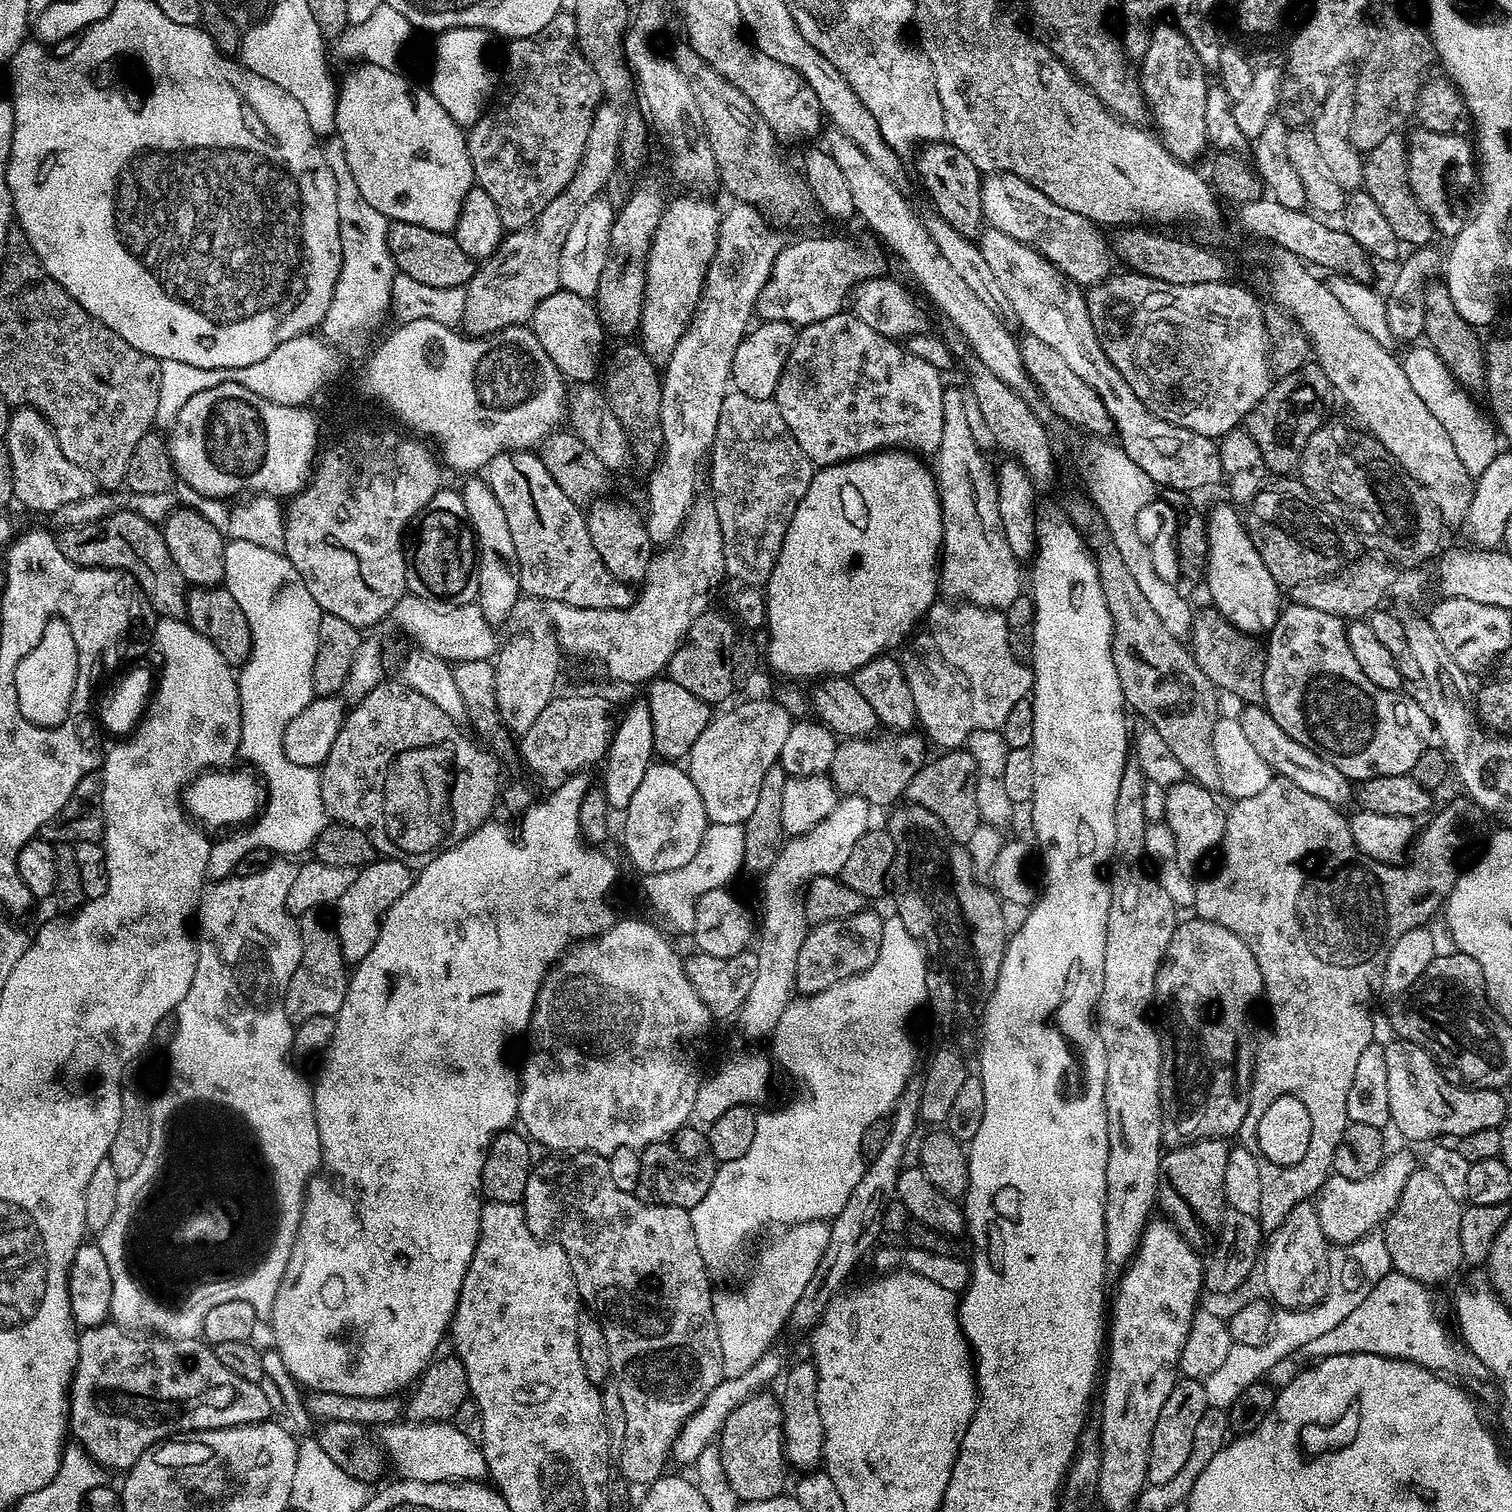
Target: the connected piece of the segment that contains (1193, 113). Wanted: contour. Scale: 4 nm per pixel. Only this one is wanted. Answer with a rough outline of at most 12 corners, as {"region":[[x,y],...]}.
{"region":[[1175,23],[1148,32],[1138,79],[1161,142],[1209,147],[1210,80]]}

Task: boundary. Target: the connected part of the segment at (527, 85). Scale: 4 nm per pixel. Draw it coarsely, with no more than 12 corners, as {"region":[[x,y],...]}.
{"region":[[576,18],[509,39],[467,129],[506,230],[574,178],[600,80]]}

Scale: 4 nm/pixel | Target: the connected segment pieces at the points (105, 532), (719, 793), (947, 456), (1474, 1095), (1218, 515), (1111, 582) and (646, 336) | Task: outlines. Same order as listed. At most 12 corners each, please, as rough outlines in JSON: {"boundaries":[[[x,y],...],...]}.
{"boundaries":[[[117,510],[59,529],[78,566],[120,568],[161,617],[186,613],[163,531]],[[748,700],[698,734],[686,771],[711,823],[743,825],[794,717]],[[942,398],[938,580],[1006,610],[1022,595],[994,468]],[[1409,1040],[1385,1047],[1391,1127],[1408,1140],[1500,1128],[1505,1093],[1451,1084]],[[1231,503],[1207,513],[1211,603],[1271,631],[1281,589]],[[1104,542],[1124,702],[1219,789],[1218,689]],[[671,197],[654,230],[638,329],[668,363],[718,246],[721,209]]]}

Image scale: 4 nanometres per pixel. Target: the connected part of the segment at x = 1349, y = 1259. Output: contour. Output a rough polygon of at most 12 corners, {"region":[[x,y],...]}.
{"region":[[1380,1234],[1333,1247],[1324,1297],[1280,1308],[1264,1345],[1233,1343],[1202,1382],[1228,1409],[1278,1358],[1319,1338],[1393,1271]]}

